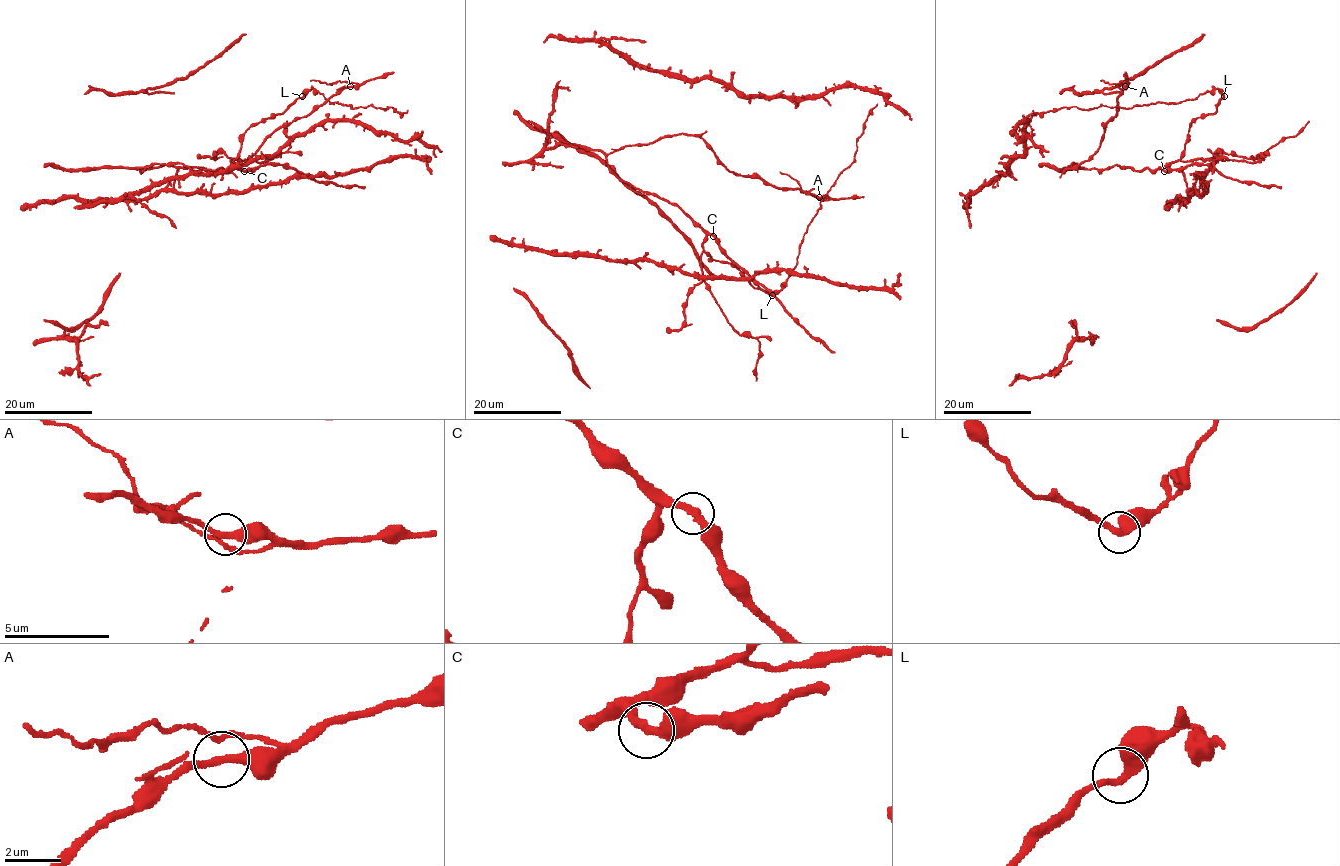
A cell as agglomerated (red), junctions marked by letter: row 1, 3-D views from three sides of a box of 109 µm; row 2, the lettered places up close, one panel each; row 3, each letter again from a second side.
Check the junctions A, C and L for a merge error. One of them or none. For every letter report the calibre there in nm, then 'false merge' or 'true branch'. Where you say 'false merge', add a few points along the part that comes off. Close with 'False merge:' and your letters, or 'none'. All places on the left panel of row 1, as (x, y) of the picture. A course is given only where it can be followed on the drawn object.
A: 320 nm | true branch
C: 340 nm | true branch
L: 360 nm | true branch
False merge: none

